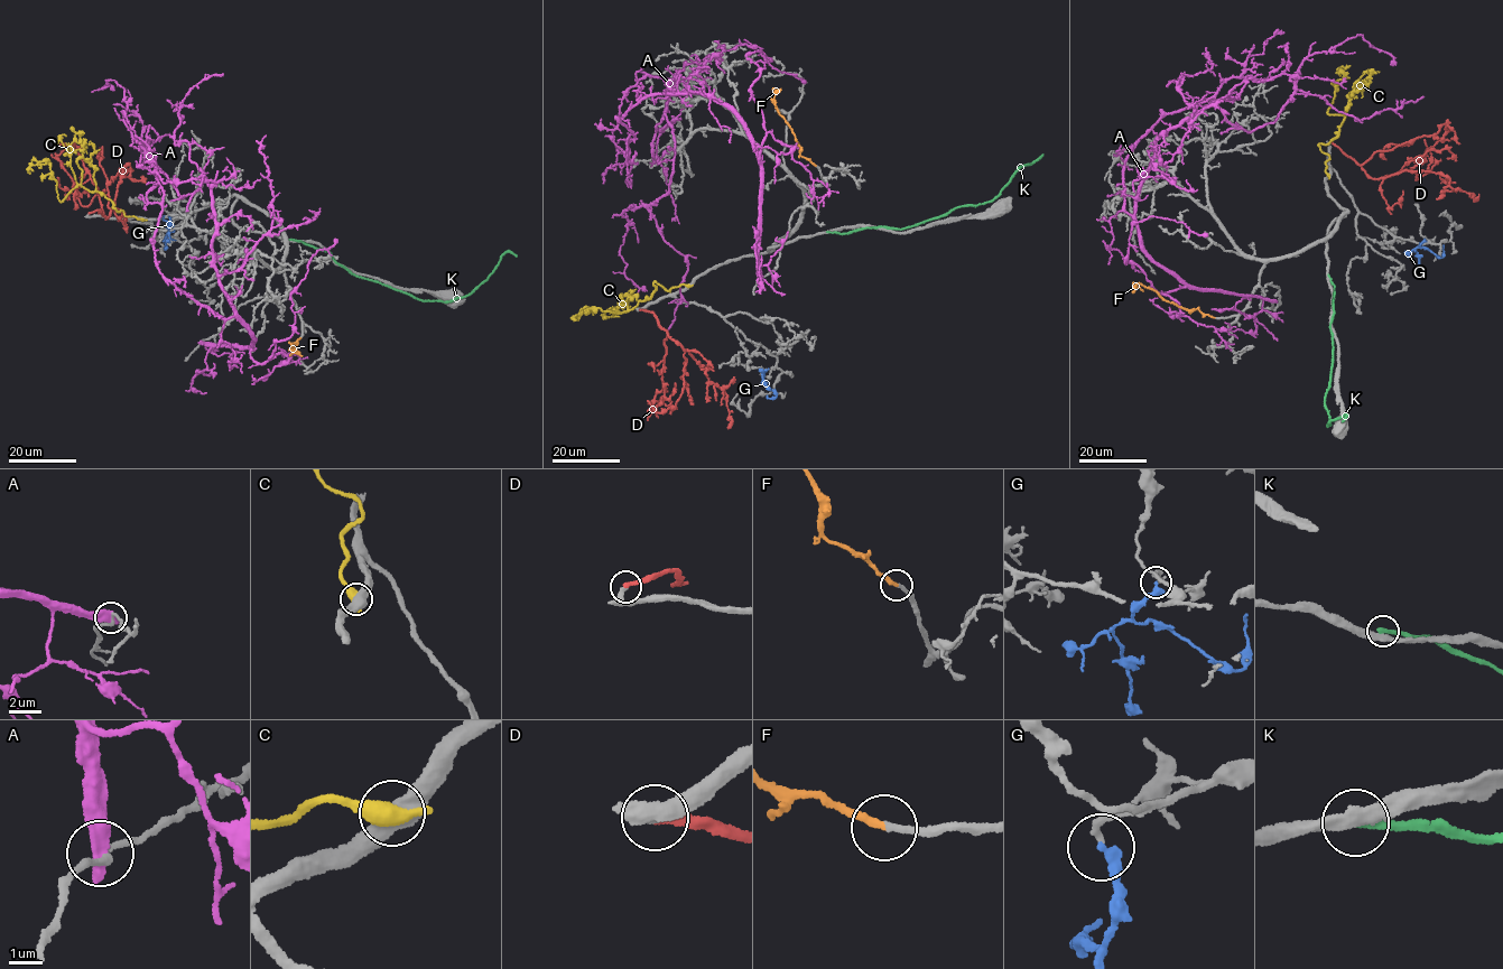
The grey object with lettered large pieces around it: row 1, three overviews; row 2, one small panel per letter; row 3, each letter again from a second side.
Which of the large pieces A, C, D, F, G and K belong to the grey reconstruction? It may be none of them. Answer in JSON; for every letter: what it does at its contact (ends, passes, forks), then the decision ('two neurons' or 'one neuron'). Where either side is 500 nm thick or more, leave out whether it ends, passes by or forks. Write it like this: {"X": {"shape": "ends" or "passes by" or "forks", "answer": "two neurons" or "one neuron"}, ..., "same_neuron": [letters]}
{"A": {"answer": "two neurons"}, "C": {"answer": "two neurons"}, "D": {"shape": "ends", "answer": "one neuron"}, "F": {"shape": "ends", "answer": "one neuron"}, "G": {"shape": "ends", "answer": "one neuron"}, "K": {"shape": "ends", "answer": "two neurons"}, "same_neuron": ["D", "F", "G"]}

